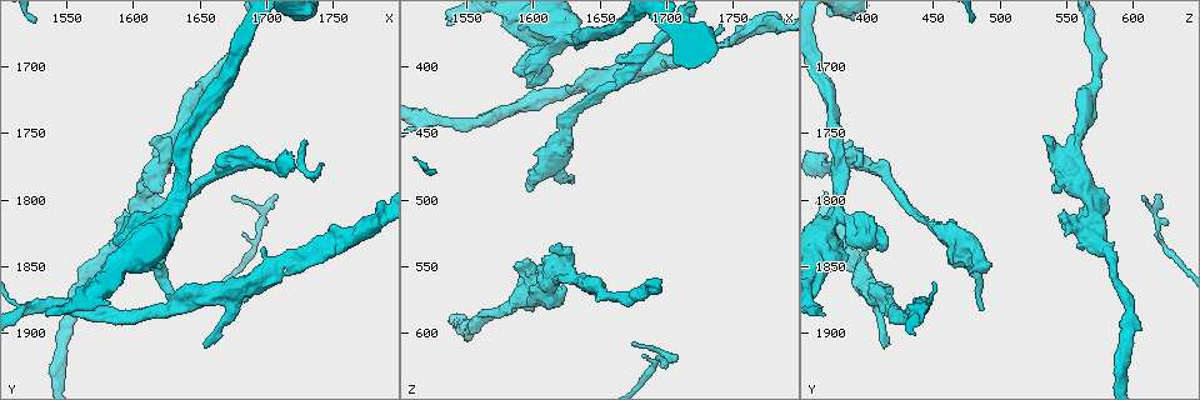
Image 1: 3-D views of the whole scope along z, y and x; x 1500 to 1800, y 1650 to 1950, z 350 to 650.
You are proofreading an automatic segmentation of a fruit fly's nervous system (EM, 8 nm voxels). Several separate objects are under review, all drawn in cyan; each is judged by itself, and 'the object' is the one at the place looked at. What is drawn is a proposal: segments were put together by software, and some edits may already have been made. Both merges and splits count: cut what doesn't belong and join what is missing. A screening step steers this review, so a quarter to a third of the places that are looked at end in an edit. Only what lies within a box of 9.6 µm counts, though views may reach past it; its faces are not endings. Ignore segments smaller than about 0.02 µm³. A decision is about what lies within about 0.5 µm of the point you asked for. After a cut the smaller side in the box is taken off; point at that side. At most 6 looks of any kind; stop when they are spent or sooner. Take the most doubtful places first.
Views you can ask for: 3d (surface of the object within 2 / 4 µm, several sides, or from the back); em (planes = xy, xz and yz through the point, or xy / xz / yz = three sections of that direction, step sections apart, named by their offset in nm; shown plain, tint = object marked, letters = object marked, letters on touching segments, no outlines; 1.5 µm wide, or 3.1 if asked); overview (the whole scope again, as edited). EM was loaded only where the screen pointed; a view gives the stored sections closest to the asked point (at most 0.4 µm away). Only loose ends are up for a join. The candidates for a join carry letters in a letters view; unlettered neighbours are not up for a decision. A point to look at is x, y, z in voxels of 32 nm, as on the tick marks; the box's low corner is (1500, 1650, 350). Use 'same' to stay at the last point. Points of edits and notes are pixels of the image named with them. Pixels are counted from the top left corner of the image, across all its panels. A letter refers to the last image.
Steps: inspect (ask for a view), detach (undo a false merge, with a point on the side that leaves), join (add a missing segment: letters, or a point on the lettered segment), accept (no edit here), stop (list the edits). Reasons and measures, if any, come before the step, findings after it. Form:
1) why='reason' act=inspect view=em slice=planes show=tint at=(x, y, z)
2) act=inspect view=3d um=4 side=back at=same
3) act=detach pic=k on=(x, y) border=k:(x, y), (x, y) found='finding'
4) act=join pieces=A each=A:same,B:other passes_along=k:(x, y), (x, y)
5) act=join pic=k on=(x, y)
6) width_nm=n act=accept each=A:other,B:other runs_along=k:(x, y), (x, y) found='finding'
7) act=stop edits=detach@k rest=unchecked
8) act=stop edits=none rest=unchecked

why='sharp bend' act=inspect view=em slice=planes show=letters at=(1622, 1816, 376)

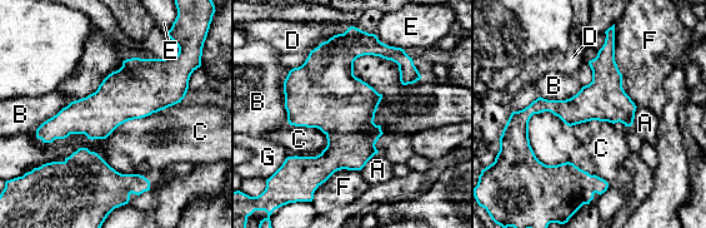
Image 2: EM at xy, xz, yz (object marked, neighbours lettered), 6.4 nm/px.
act=accept each=A:other,B:other,C:other,D:other,E:other,F:other,G:other border=2:(180, 102), (129, 119), (105, 139) found='one neuron here'

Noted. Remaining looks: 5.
why='tapers out' act=inspect view=3d um=2 at=(1654, 1910, 412)

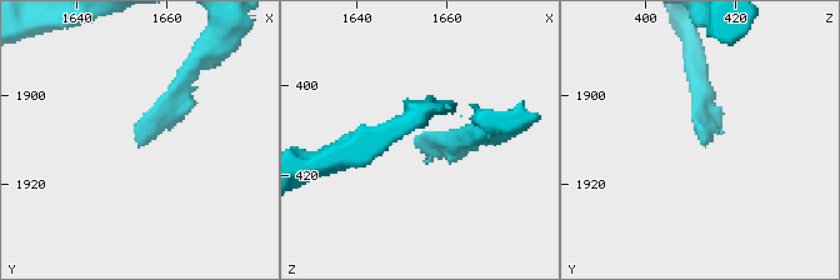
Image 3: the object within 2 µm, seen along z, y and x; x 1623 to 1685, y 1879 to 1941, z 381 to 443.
act=inspect view=em slice=planes show=letters at=(1654, 1910, 412)

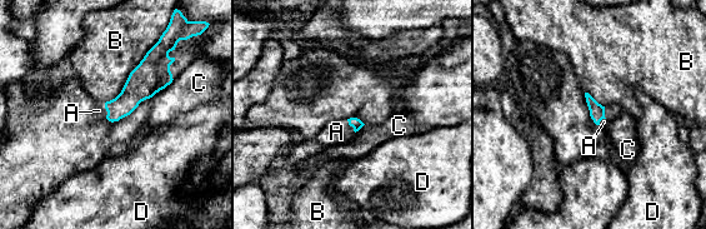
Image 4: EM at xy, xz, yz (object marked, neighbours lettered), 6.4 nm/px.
act=join pieces=A each=A:same,B:other,C:other,D:other passes_along=4:(138, 88), (106, 110), (99, 110) found='it goes on there'

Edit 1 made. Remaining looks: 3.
act=stop edits=join@4 rest=unchecked

